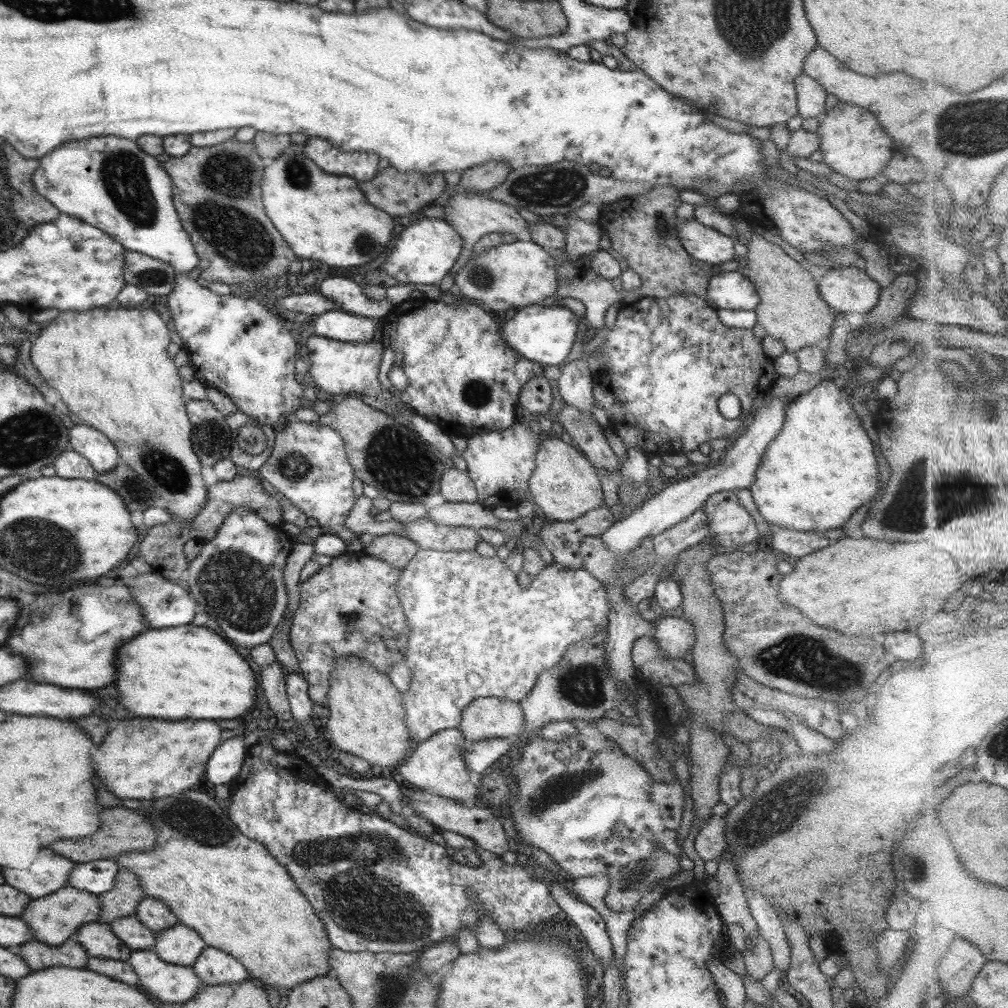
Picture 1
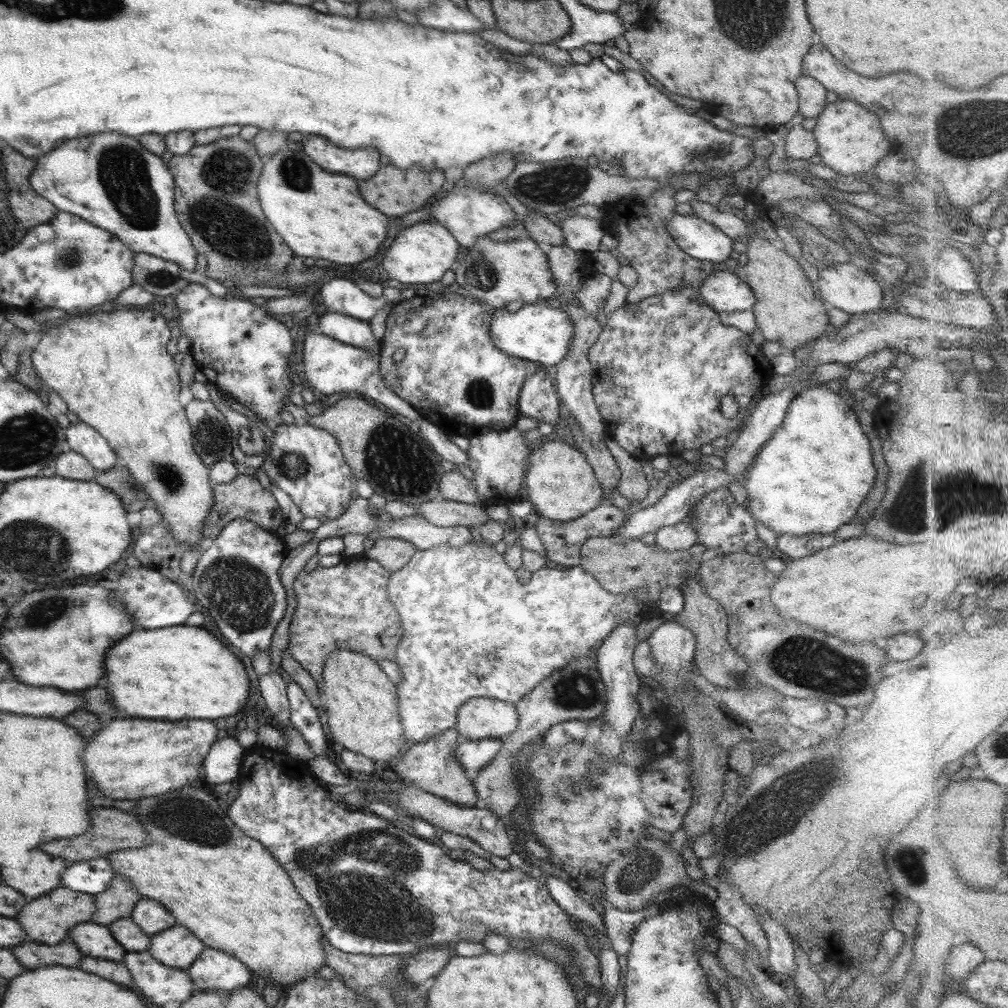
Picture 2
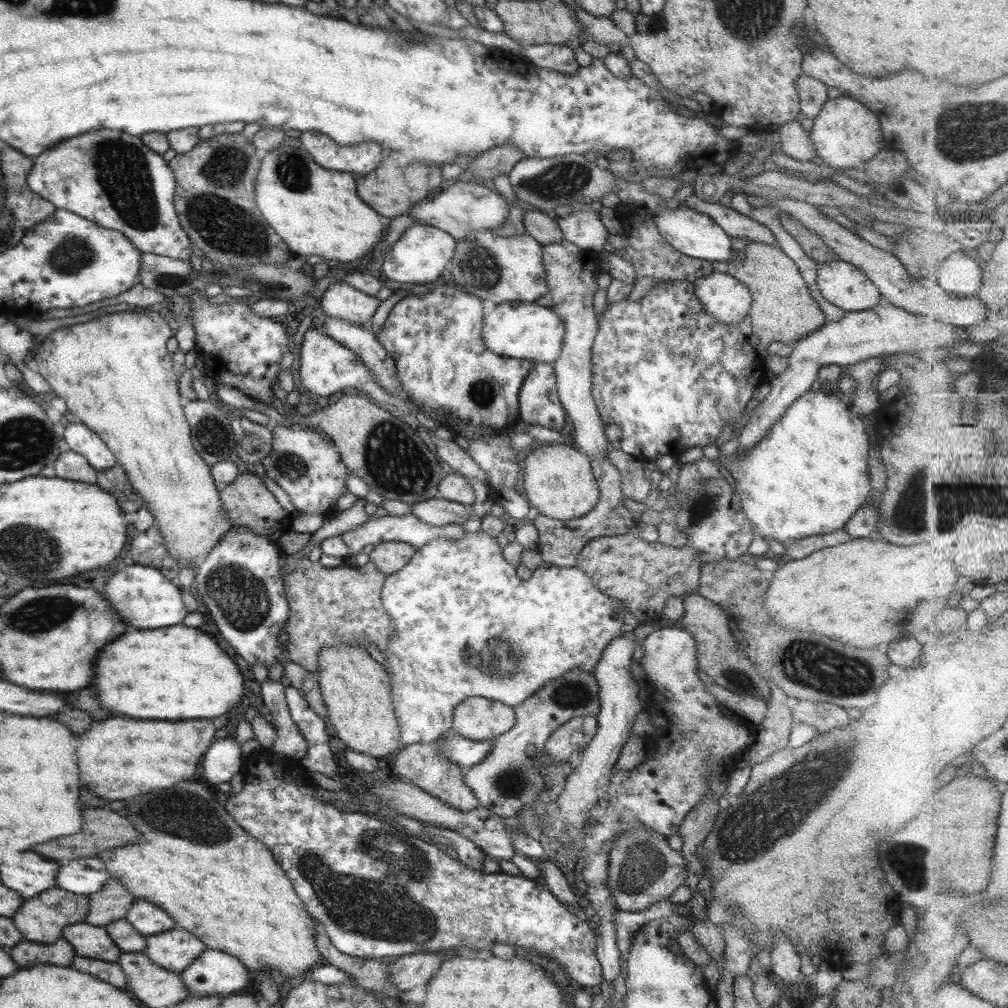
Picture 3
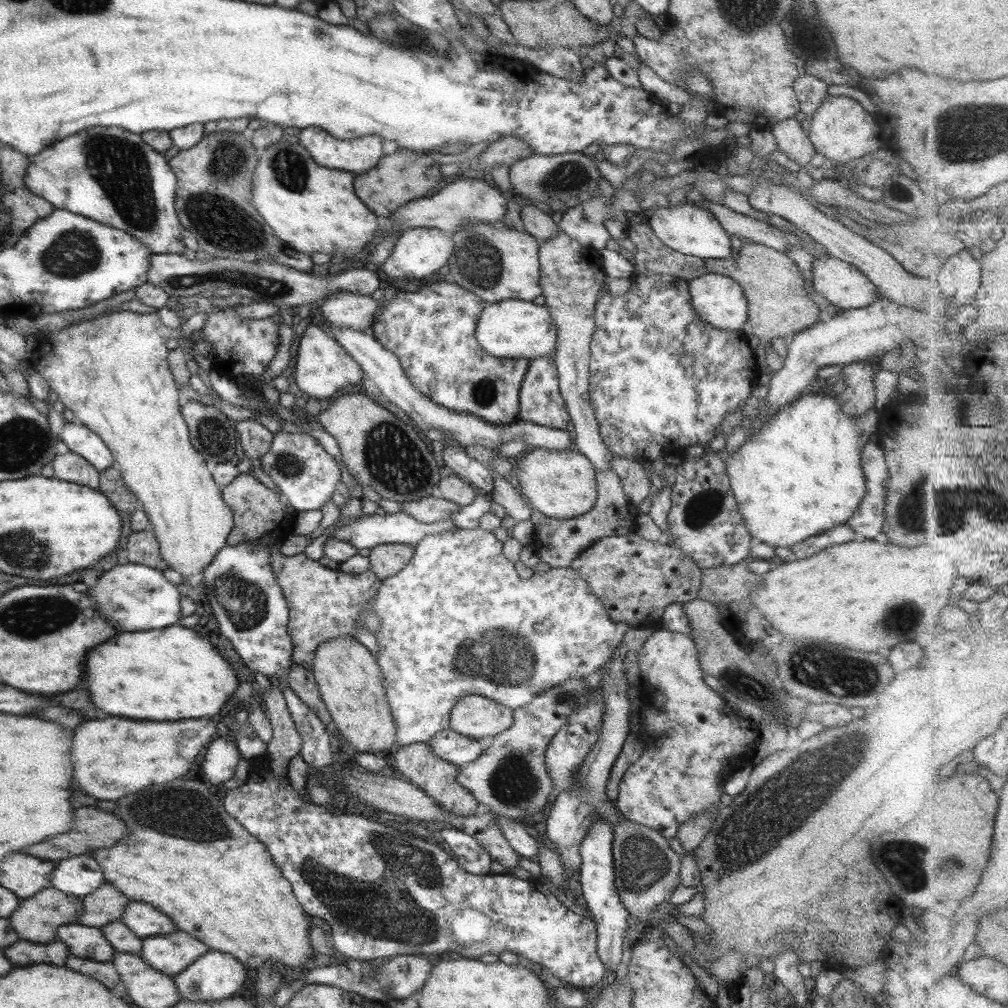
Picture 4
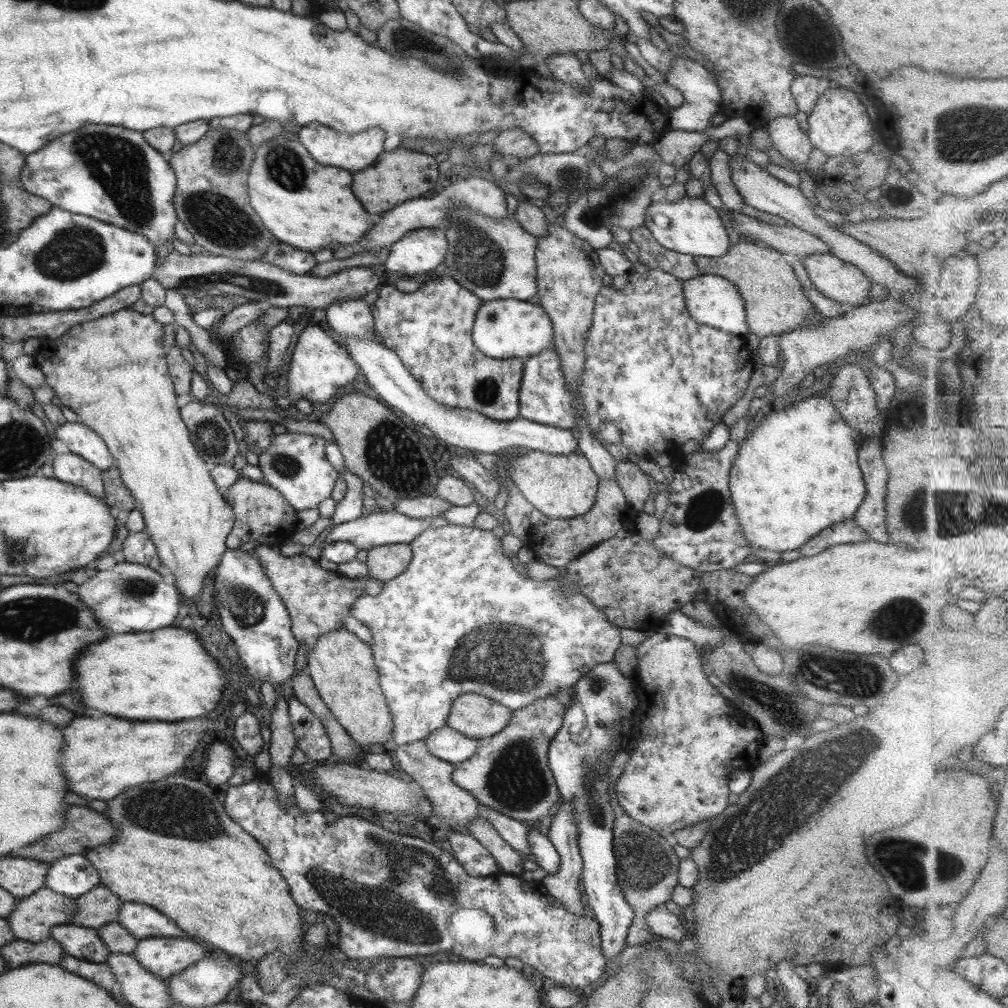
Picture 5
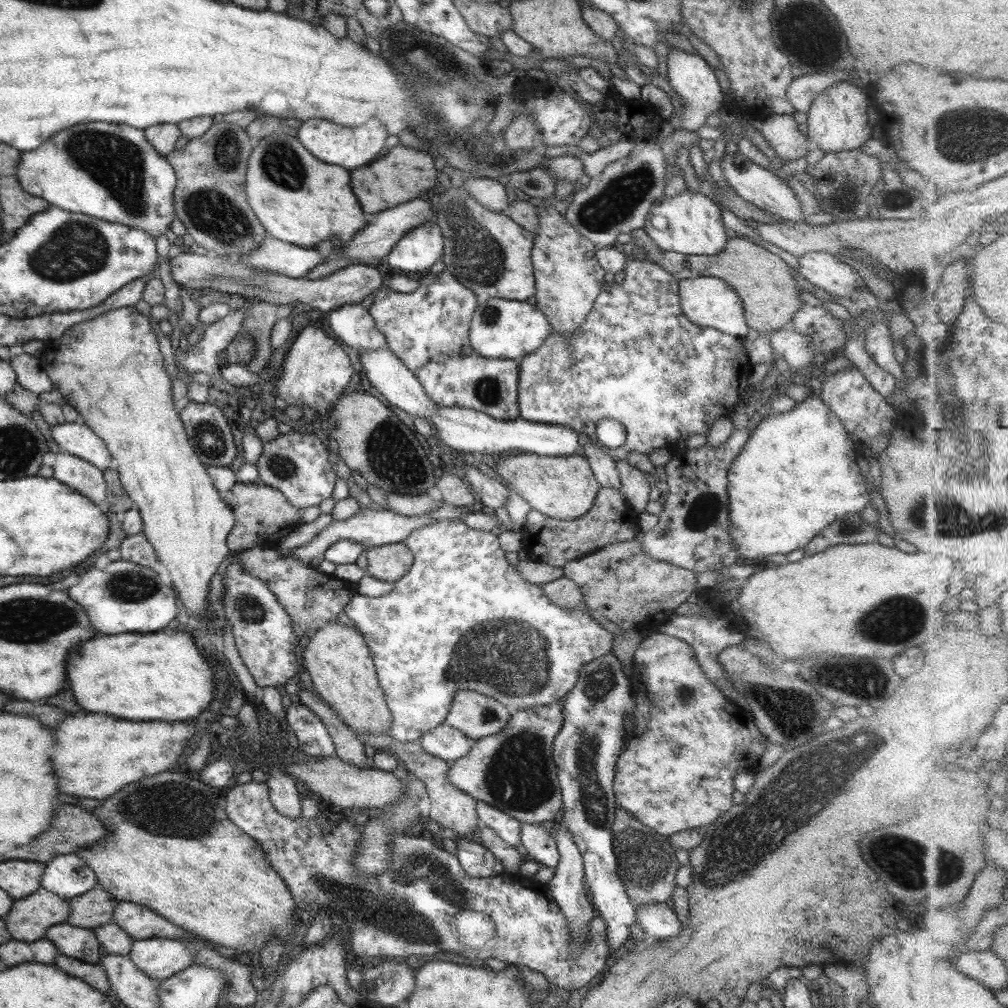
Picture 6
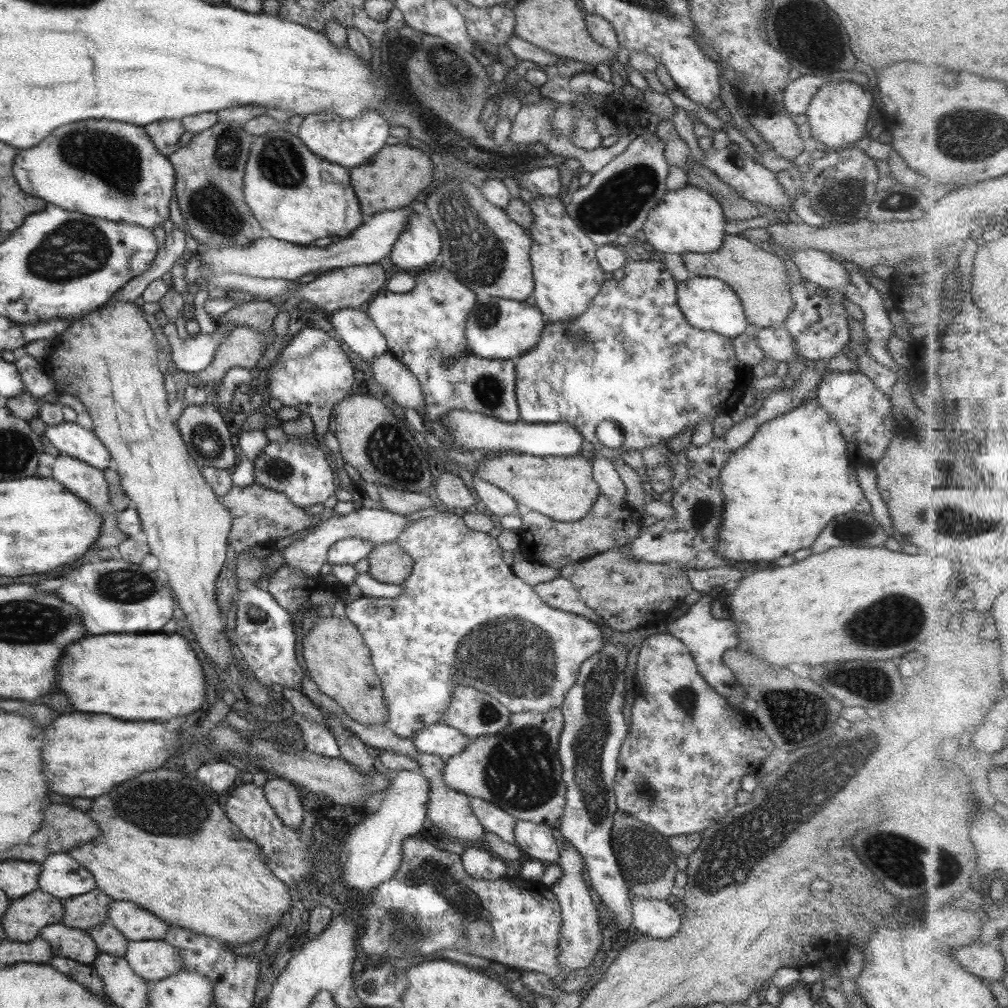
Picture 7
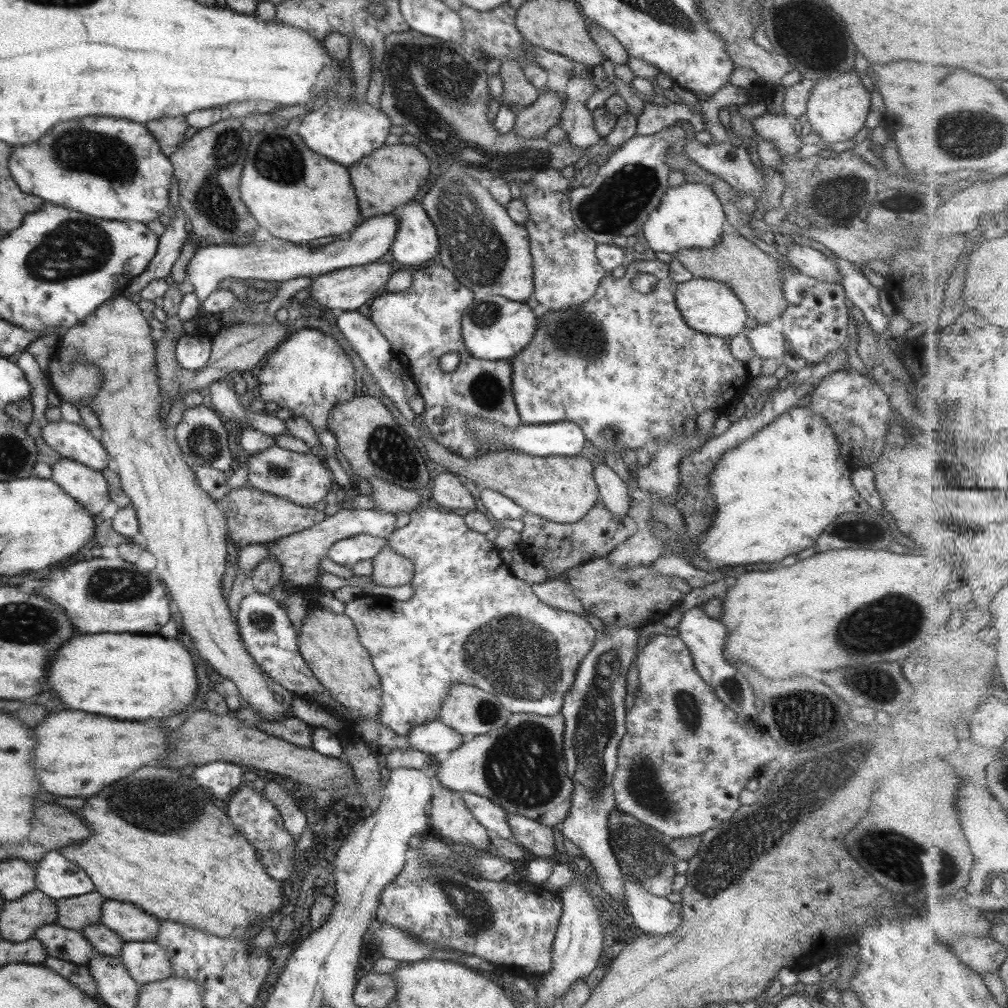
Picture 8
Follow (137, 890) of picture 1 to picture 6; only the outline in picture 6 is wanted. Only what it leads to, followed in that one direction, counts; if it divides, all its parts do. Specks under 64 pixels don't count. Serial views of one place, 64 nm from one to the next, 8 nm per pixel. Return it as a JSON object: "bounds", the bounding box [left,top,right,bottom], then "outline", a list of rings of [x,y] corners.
{"bounds":[66,886,119,929],"outline":[[[96,886],[84,894],[69,899],[71,915],[66,923],[83,929],[95,929],[113,922],[115,906],[119,902],[102,887]]]}

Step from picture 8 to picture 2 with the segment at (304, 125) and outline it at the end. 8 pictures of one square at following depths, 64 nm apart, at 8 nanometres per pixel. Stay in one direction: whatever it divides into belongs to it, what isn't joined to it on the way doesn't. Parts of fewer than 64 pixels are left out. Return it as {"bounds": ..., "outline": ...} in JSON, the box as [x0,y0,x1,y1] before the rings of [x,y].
{"bounds":[302,134,380,180],"outline":[[[318,134],[305,135],[302,142],[304,152],[322,170],[334,170],[336,174],[350,172],[350,176],[366,180],[380,168],[380,154],[374,148],[343,149]]]}

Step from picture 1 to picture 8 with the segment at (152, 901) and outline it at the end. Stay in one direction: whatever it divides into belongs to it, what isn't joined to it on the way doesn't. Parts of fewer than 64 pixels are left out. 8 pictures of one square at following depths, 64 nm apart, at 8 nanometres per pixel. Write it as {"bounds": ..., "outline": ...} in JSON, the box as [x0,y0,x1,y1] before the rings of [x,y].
{"bounds":[101,900,161,942],"outline":[[[105,900],[101,922],[115,930],[125,942],[152,942],[157,937],[161,921],[135,904]]]}

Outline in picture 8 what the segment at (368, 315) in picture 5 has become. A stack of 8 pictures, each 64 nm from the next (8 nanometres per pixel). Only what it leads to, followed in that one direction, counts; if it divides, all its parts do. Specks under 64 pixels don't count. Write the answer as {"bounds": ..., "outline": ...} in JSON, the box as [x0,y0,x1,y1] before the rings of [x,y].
{"bounds":[335,311,416,423],"outline":[[[358,311],[341,312],[338,315],[335,326],[338,327],[341,335],[350,343],[350,346],[356,351],[356,354],[364,361],[364,364],[369,368],[375,380],[378,381],[385,395],[396,403],[397,408],[408,421],[414,423],[416,421],[416,413],[408,405],[403,382],[399,379],[399,376],[395,376],[389,370],[389,360],[394,357],[390,343],[384,338],[384,335],[378,330],[378,327]]]}

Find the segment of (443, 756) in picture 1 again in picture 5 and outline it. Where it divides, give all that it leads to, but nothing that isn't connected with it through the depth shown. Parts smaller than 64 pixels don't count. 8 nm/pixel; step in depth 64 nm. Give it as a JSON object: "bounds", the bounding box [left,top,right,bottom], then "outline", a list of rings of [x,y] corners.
{"bounds":[395,741,480,830],"outline":[[[425,741],[413,742],[410,744],[398,745],[395,750],[398,766],[410,775],[410,778],[419,784],[424,790],[424,795],[430,800],[432,812],[445,821],[452,829],[461,830],[470,821],[478,818],[480,804],[469,794],[467,790],[460,788],[453,780],[452,775],[455,765],[436,758],[427,747]]]}

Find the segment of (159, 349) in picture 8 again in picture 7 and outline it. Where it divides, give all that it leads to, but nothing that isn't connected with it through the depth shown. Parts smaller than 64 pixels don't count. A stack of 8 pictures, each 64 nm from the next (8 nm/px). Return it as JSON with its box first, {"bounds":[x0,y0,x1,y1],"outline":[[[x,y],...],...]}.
{"bounds":[189,326,275,386],"outline":[[[235,326],[217,348],[210,366],[200,372],[190,373],[189,385],[196,385],[195,378],[199,378],[211,386],[213,382],[222,380],[228,370],[234,367],[254,368],[275,339],[273,330],[256,332],[249,326]]]}

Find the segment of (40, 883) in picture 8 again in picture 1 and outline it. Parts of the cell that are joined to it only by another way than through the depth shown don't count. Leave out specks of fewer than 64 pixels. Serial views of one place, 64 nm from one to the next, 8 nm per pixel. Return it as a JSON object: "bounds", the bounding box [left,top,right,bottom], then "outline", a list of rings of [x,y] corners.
{"bounds":[70,859,119,895],"outline":[[[113,859],[78,863],[70,873],[70,886],[97,895],[114,888],[119,871]]]}

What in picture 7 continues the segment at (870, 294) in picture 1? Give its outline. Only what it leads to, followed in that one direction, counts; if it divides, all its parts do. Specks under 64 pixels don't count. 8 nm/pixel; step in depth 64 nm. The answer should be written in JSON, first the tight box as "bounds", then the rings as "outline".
{"bounds":[792,248,850,291],"outline":[[[805,248],[795,252],[792,260],[805,280],[821,288],[842,291],[842,288],[850,284],[850,273],[840,261],[834,260],[830,253]]]}

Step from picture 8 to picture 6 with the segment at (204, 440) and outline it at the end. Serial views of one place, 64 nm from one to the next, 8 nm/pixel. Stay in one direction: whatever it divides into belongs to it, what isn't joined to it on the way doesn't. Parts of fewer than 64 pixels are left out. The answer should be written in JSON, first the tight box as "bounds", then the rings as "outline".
{"bounds":[179,401,238,467],"outline":[[[190,401],[183,408],[179,417],[185,426],[190,444],[194,447],[202,464],[205,464],[206,467],[230,466],[238,454],[238,448],[234,443],[234,437],[232,437],[226,417],[222,415],[218,406],[212,405],[212,401],[202,404]]]}

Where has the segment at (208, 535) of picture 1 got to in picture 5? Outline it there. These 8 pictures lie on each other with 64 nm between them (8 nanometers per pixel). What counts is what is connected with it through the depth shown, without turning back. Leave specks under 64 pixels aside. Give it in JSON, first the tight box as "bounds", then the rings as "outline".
{"bounds":[222,477,297,549],"outline":[[[238,477],[236,482],[222,492],[225,501],[235,515],[235,526],[227,537],[226,545],[230,549],[239,549],[243,544],[256,541],[260,545],[279,545],[292,537],[297,531],[297,510],[275,488],[268,484],[254,482],[249,478]]]}

